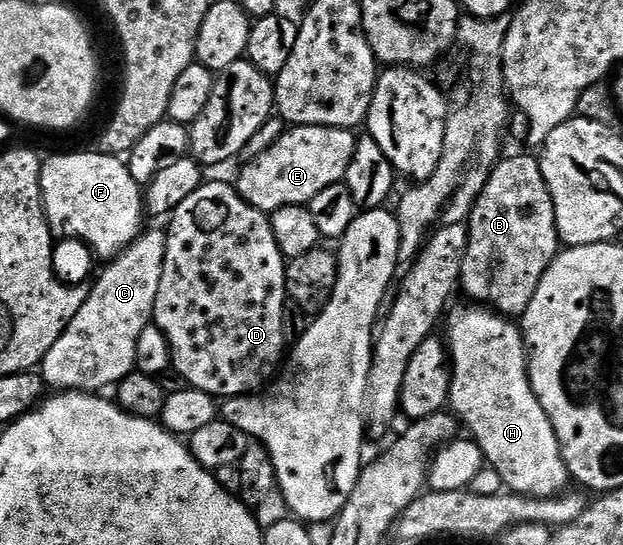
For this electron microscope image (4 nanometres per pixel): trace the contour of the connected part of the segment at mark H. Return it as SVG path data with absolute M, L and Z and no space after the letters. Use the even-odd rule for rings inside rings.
M467 306L471 307L452 310L445 319L445 342L451 356L450 410L471 430L470 438L482 449L489 466L501 473L508 492L534 499L564 494L569 487L567 466L557 433L533 393L520 324L486 306Z

